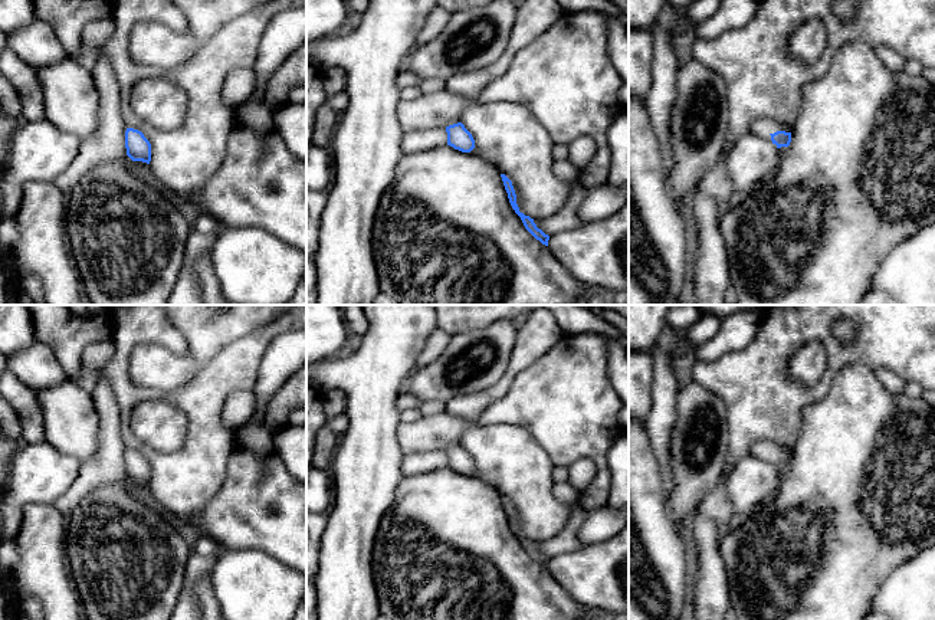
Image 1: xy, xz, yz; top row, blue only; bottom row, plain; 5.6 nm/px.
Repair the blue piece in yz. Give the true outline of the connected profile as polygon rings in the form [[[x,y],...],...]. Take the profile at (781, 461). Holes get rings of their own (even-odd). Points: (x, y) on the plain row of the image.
[[[761,440],[751,446],[754,455],[770,456],[772,466],[777,470],[788,469],[791,465],[791,455],[780,453],[778,446],[771,440]]]

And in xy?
[[[127,450],[125,453],[125,470],[127,478],[132,483],[142,483],[150,486],[151,483],[151,466],[144,459],[144,456],[134,450]]]

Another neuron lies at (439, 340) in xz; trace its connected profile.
[[[439,328],[433,331],[417,360],[417,367],[426,367],[440,358],[450,341],[452,337],[447,332]]]

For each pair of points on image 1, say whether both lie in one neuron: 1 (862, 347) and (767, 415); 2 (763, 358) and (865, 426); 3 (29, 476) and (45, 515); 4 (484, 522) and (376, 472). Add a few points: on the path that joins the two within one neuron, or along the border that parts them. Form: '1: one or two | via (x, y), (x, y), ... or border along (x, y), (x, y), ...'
1: one | via (837, 363), (812, 394), (791, 397)
2: two | border along (840, 368), (829, 391), (803, 410), (803, 426)
3: two | border along (53, 504), (26, 504), (23, 507)
4: two | border along (404, 476), (397, 486), (393, 505), (386, 512)

